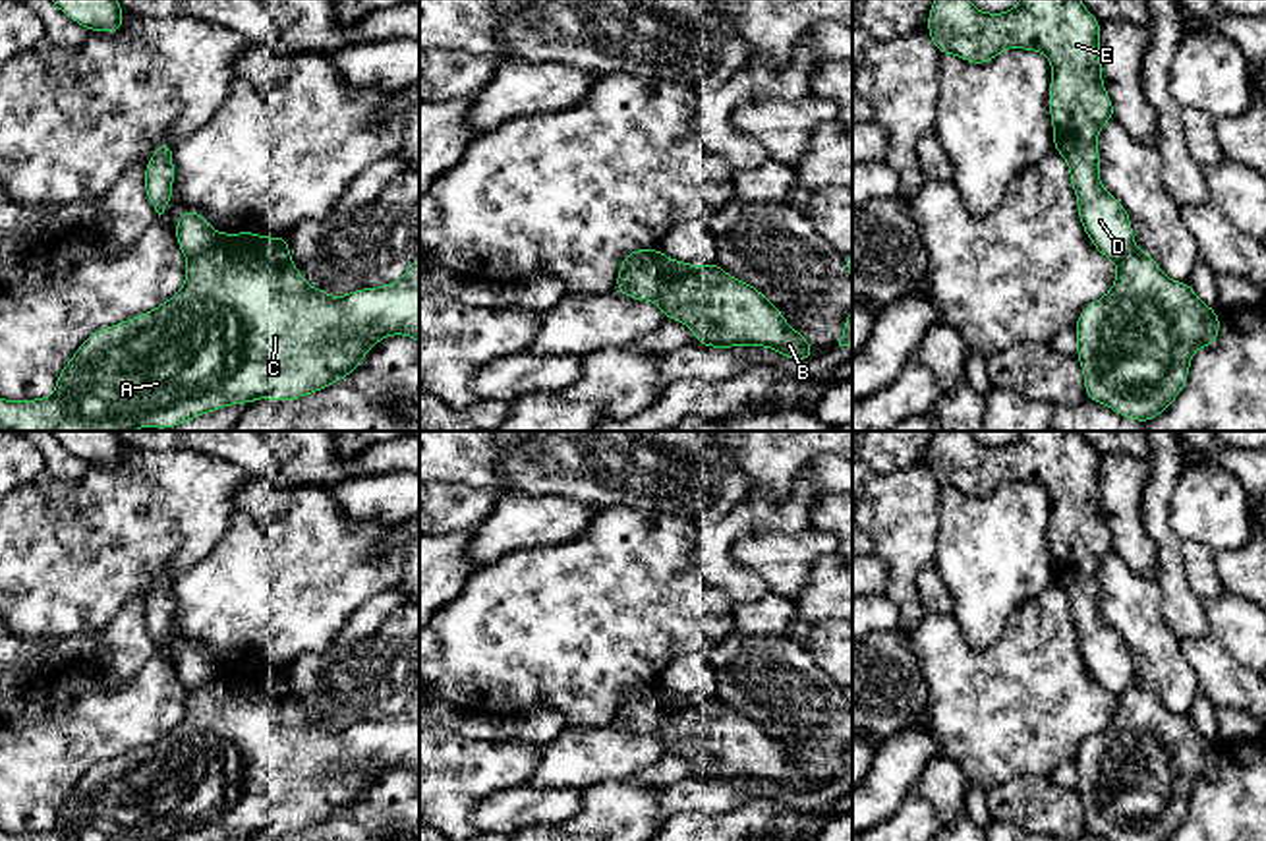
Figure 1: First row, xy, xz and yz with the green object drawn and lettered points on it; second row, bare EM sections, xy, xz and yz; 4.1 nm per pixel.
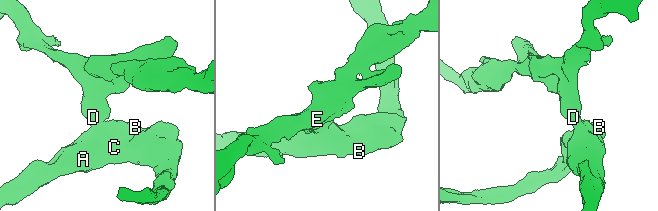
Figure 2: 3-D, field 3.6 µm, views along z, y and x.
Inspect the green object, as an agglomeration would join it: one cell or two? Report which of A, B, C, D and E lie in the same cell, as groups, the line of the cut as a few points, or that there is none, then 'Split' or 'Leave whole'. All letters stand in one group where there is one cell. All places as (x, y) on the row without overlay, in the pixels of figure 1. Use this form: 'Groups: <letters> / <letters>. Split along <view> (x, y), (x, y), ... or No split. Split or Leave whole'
Groups: A B C / D E. Split along xy (227, 667), (188, 691). Split

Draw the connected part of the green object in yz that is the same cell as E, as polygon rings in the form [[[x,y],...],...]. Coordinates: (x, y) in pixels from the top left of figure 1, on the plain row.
[[[935,431],[928,449],[928,468],[941,487],[955,487],[970,497],[988,497],[1005,481],[1026,481],[1050,491],[1053,584],[1061,586],[1069,597],[1079,652],[1086,669],[1104,690],[1121,694],[1137,677],[1123,636],[1100,617],[1096,572],[1102,559],[1115,551],[1111,532],[1102,516],[1100,464],[1102,456],[1079,431],[1022,431],[1005,447],[980,445],[968,431]]]

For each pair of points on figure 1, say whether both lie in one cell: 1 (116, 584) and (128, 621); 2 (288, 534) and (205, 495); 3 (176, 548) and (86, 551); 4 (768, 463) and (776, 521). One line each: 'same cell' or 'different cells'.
1: different cells
2: different cells
3: same cell
4: different cells

